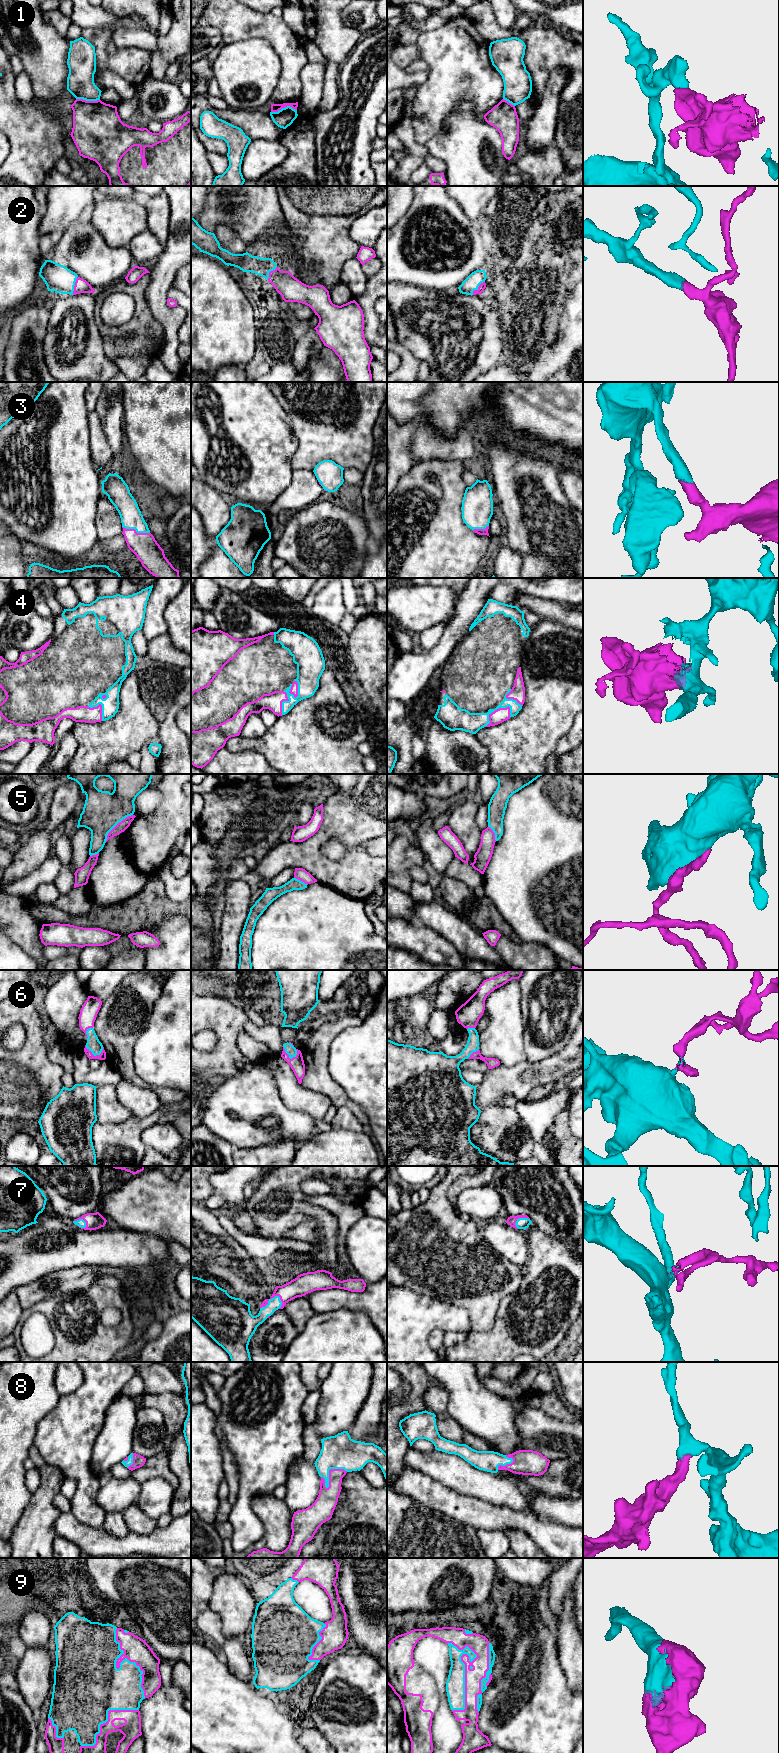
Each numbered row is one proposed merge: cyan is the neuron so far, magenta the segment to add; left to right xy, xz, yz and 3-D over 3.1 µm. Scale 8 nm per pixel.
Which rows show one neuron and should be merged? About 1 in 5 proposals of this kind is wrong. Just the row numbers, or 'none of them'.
2, 3, 4, 6, 7, 8, 9

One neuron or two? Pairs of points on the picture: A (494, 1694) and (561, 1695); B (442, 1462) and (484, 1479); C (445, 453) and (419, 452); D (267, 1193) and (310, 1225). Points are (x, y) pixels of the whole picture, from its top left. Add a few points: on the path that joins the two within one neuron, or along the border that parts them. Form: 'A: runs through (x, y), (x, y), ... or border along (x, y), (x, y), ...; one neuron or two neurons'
A: runs through (488, 1719), (502, 1728), (522, 1711), (536, 1711); one neuron
B: runs through (452, 1471), (465, 1479), (474, 1479); one neuron
C: runs through (439, 452), (425, 452); one neuron
D: border along (319, 1226), (313, 1219), (307, 1219), (285, 1234); two neurons

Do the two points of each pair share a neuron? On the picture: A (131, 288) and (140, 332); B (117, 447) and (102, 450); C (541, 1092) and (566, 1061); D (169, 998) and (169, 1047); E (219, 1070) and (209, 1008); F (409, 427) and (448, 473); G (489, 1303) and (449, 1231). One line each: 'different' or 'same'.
A: same
B: different
C: different
D: same
E: same
F: different
G: same

